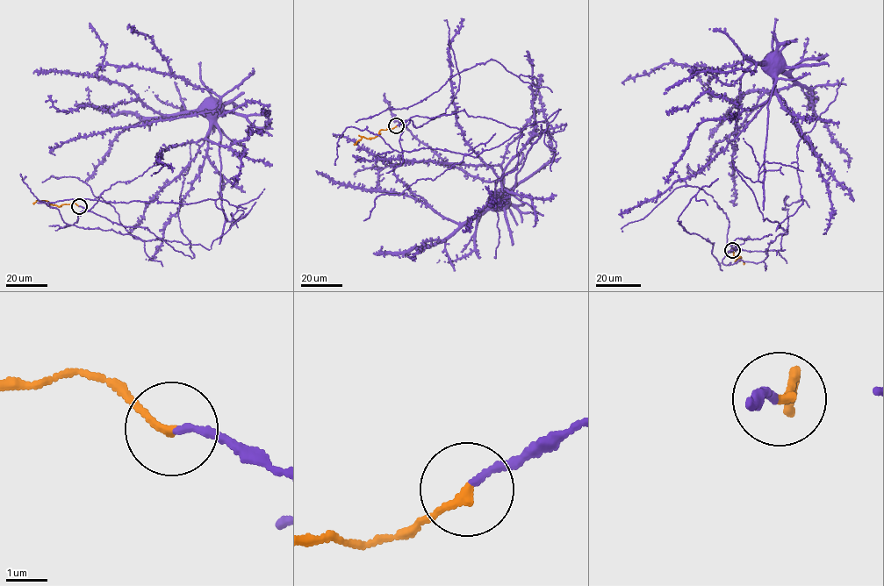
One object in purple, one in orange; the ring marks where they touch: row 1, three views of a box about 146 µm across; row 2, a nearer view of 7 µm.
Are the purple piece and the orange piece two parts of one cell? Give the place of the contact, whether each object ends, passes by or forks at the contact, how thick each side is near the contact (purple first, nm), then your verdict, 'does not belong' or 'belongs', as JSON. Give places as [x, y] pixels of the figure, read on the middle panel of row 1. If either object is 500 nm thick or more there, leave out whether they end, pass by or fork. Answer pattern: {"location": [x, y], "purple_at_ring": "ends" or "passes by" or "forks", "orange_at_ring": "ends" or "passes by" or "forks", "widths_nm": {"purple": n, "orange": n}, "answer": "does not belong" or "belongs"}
{"location": [396, 125], "purple_at_ring": "ends", "orange_at_ring": "ends", "widths_nm": {"purple": 160, "orange": 190}, "answer": "belongs"}

